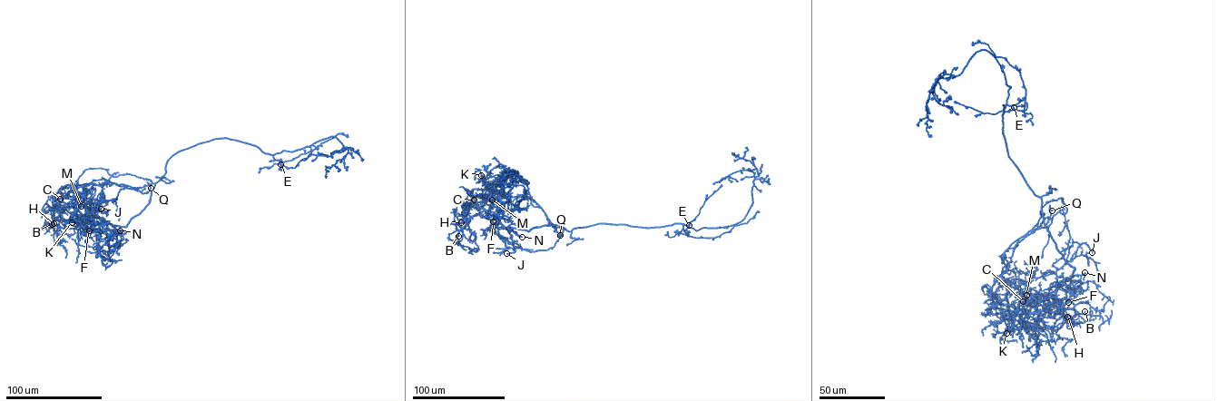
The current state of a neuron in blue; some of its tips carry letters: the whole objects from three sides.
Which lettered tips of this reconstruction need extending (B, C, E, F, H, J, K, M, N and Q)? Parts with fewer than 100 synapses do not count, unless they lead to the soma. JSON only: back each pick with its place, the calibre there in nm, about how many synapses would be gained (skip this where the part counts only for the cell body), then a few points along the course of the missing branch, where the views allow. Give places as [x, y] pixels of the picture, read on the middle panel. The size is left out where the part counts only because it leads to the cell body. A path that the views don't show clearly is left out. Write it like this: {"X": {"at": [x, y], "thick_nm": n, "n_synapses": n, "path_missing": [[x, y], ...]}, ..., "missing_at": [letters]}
{"N": {"at": [522, 237], "thick_nm": 320, "path_missing": [[522, 237], [517, 238], [522, 243], [519, 272], [524, 293], [529, 296]]}, "missing_at": ["N"]}

